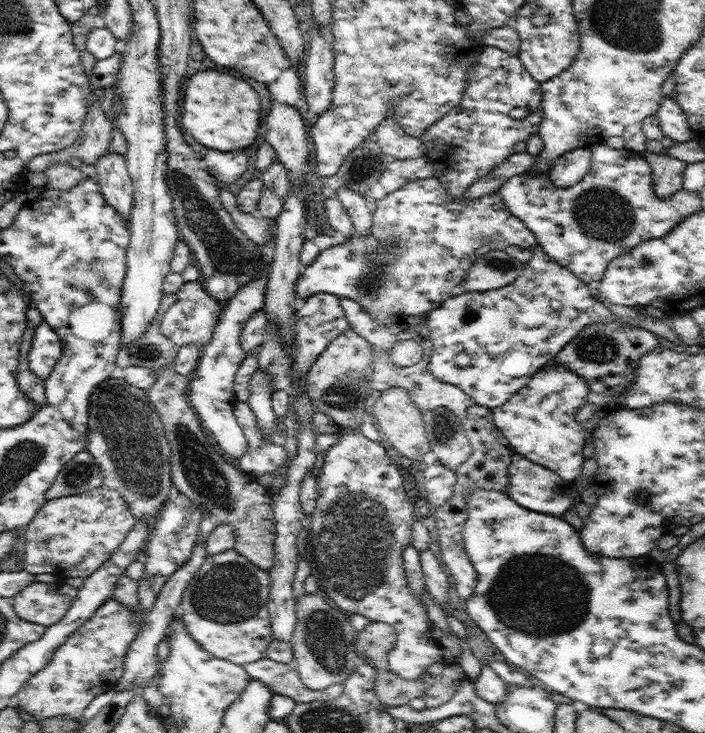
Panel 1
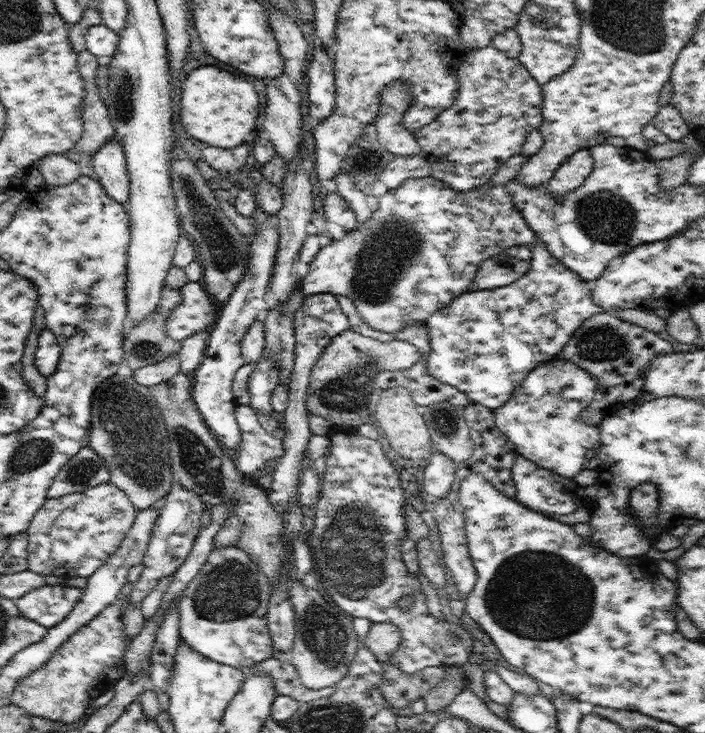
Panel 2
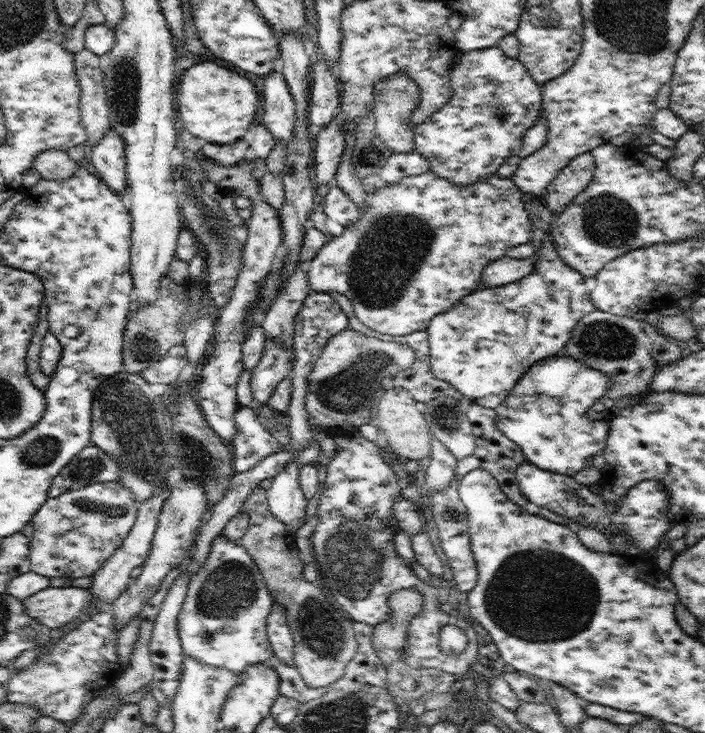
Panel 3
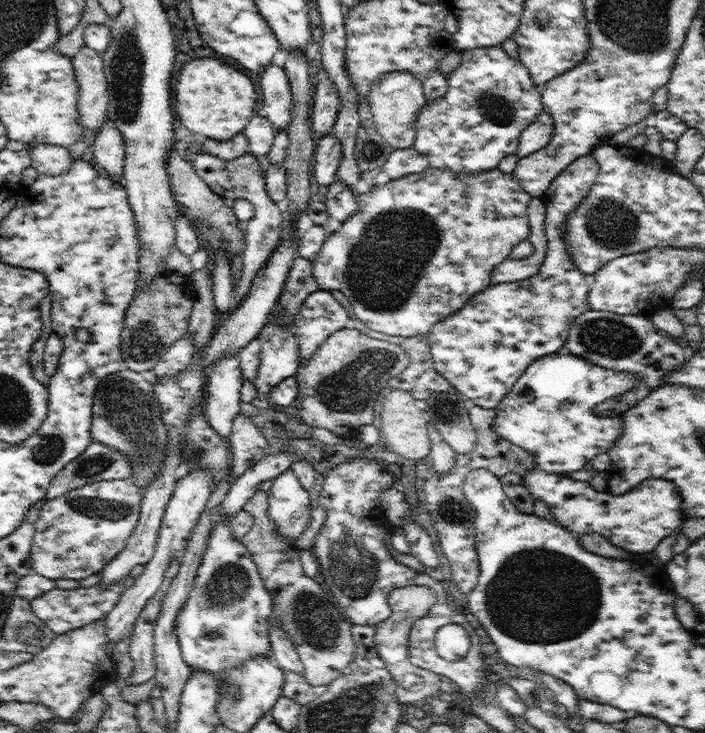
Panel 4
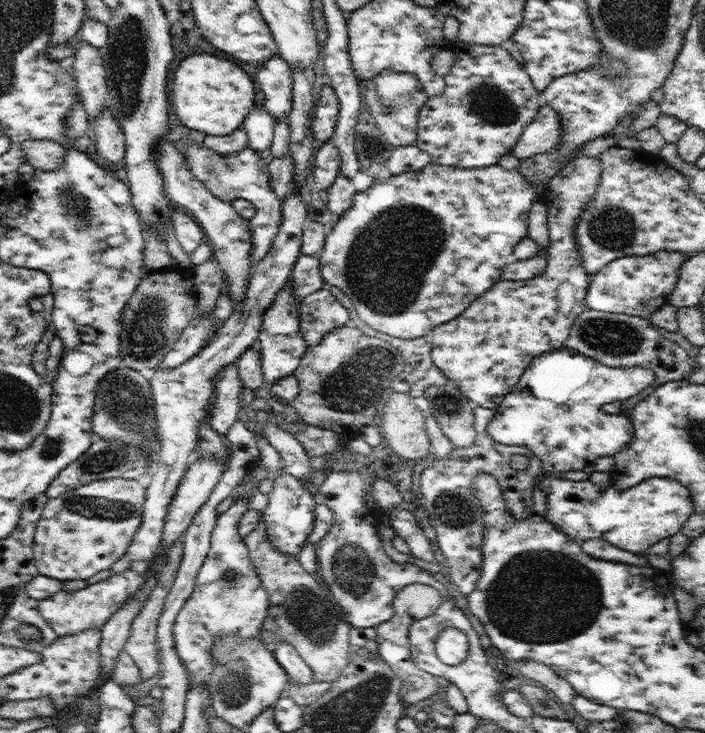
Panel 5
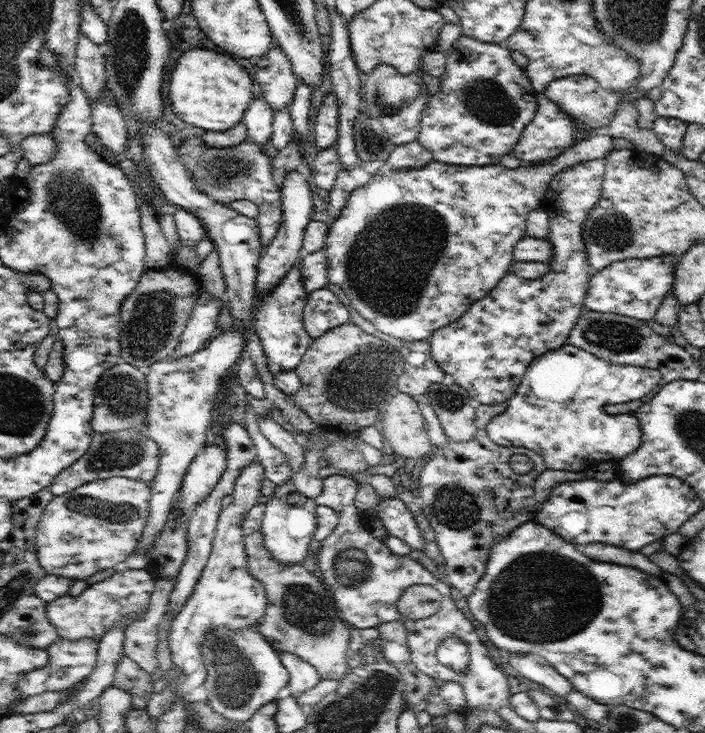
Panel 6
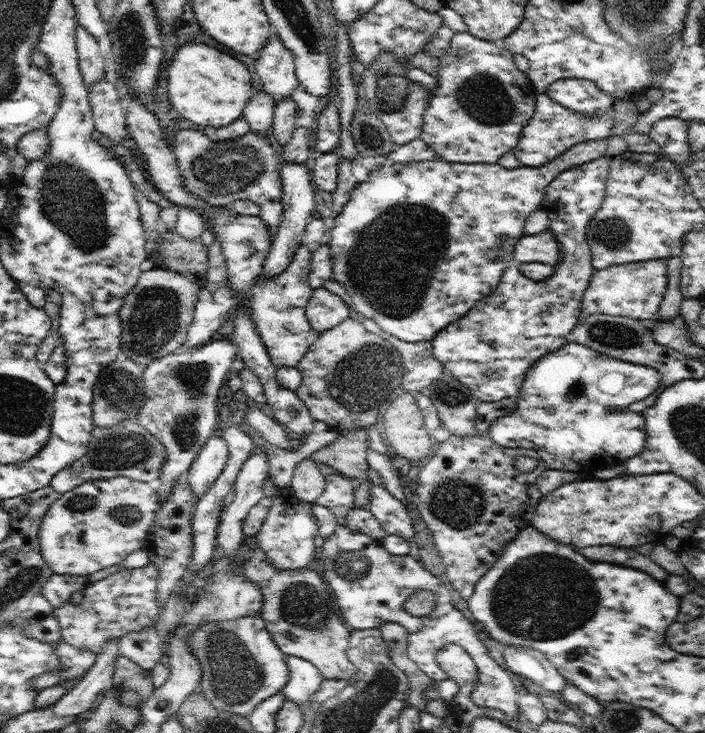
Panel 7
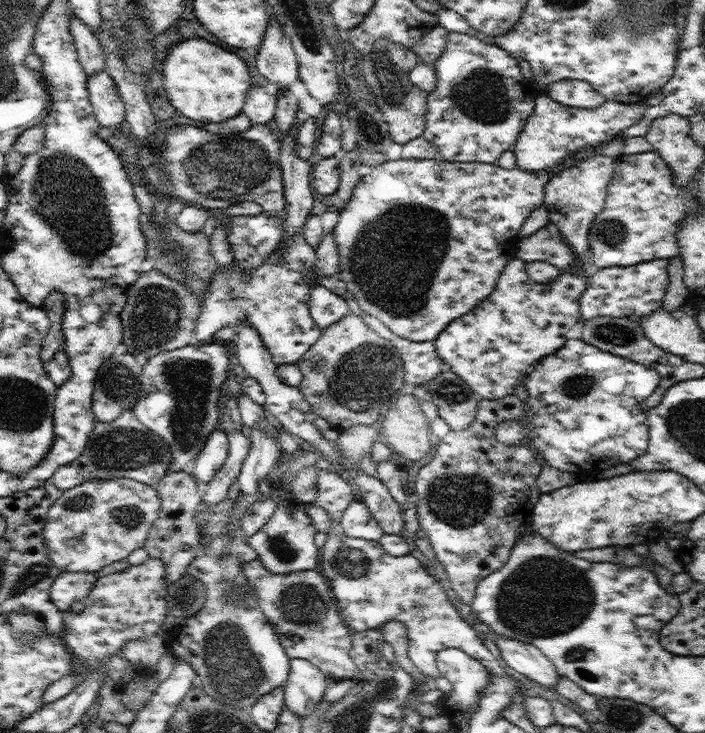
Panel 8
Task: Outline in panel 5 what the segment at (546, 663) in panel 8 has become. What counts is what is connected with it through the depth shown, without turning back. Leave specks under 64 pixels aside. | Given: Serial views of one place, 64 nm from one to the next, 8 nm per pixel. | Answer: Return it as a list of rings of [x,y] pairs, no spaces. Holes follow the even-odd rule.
[[[523,660],[522,663],[516,663],[516,666],[522,675],[546,685],[547,690],[552,691],[560,702],[572,704],[577,692],[570,682],[558,677],[556,672],[541,663],[535,662],[535,660]]]

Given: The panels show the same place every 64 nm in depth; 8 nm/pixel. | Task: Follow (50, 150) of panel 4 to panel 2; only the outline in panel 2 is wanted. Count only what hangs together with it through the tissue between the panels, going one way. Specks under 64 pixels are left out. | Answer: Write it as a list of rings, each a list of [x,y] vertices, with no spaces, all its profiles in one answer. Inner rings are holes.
[[[87,49],[79,53],[78,58],[78,69],[79,74],[85,81],[87,96],[84,97],[82,108],[83,108],[83,131],[80,140],[72,147],[69,151],[64,151],[63,154],[48,154],[36,161],[32,167],[36,167],[42,173],[45,179],[44,185],[47,187],[64,187],[68,184],[73,184],[80,176],[80,165],[70,160],[68,154],[70,152],[78,152],[78,154],[88,154],[88,156],[94,156],[108,140],[112,140],[115,135],[114,126],[111,124],[109,111],[105,103],[105,99],[100,97],[96,87],[96,71],[98,64],[98,58],[94,54],[90,53]]]

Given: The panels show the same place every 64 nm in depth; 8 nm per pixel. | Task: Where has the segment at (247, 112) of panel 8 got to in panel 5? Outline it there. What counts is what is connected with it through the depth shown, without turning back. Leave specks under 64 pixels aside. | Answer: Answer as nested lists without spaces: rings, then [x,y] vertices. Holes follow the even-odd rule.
[[[264,106],[255,110],[244,120],[241,127],[247,133],[247,146],[261,153],[271,147],[276,122]]]

